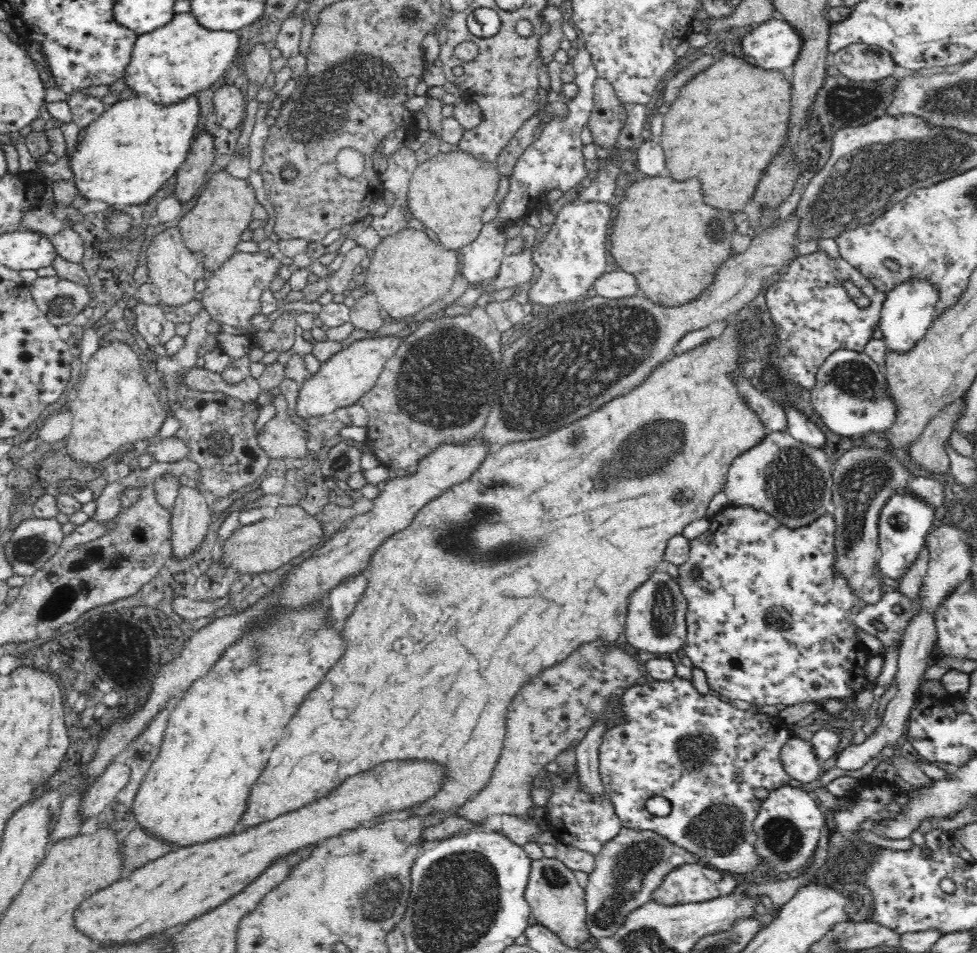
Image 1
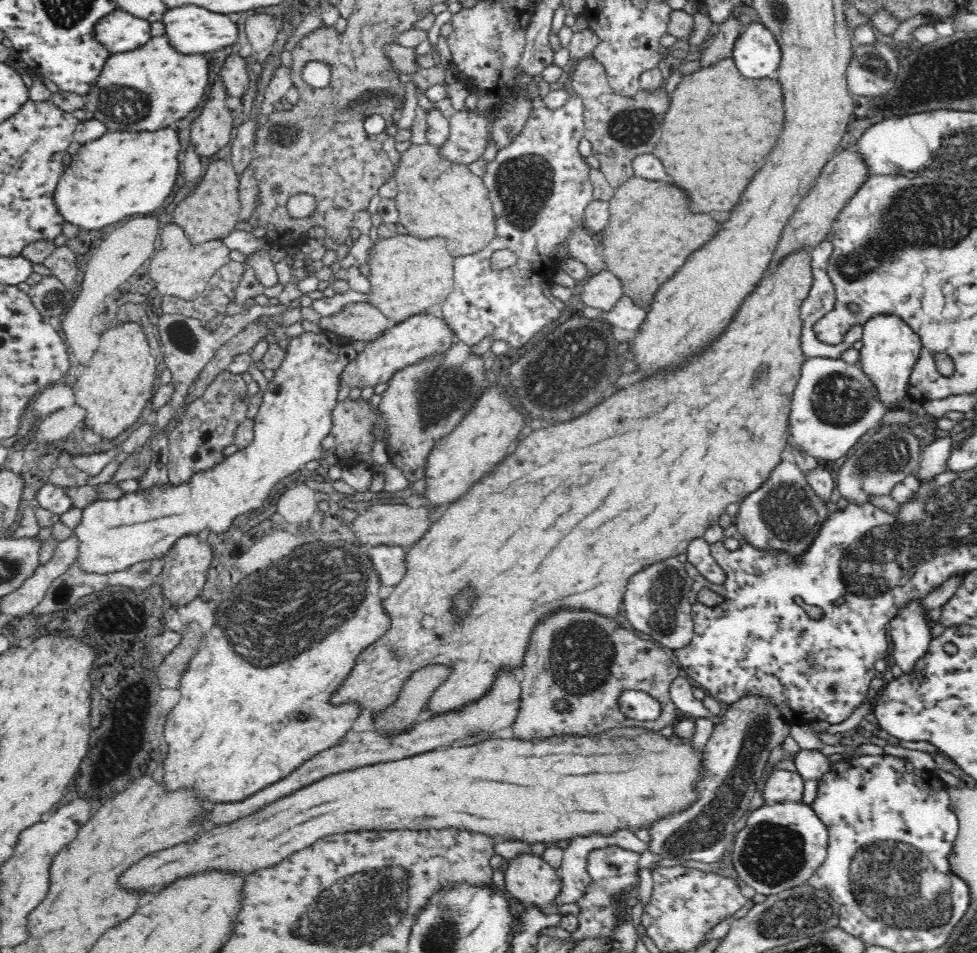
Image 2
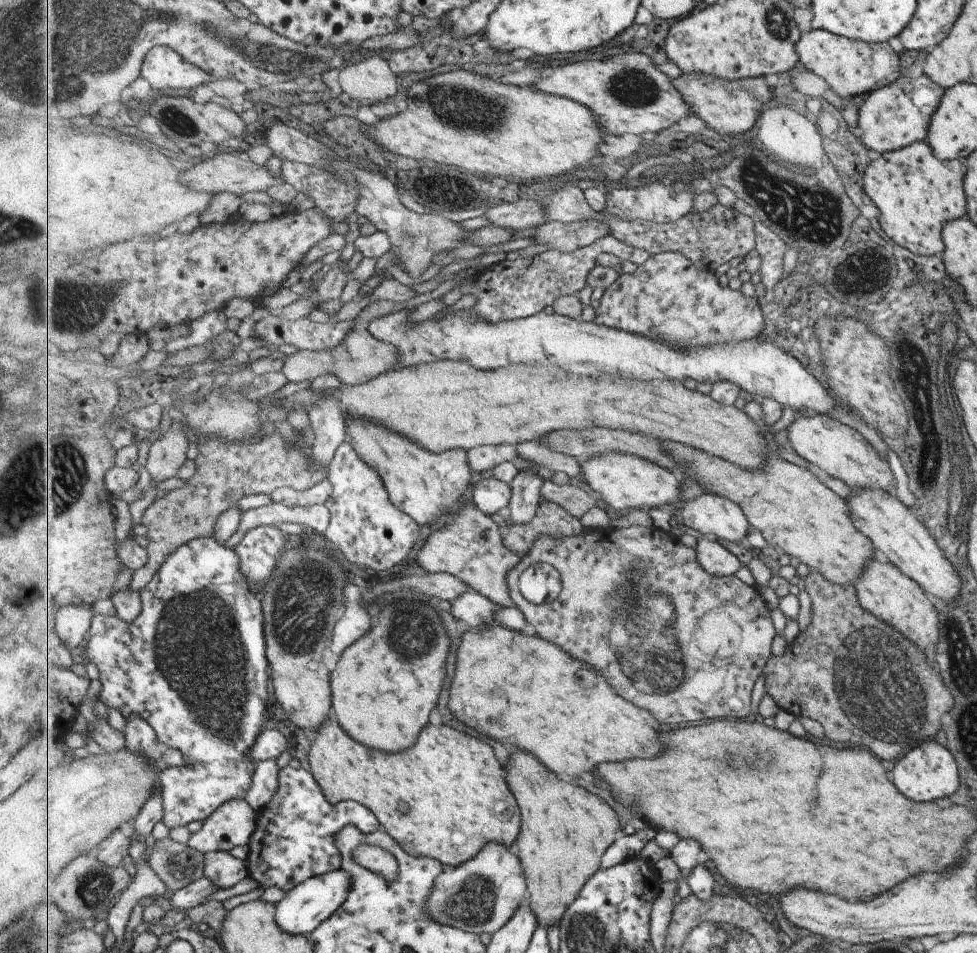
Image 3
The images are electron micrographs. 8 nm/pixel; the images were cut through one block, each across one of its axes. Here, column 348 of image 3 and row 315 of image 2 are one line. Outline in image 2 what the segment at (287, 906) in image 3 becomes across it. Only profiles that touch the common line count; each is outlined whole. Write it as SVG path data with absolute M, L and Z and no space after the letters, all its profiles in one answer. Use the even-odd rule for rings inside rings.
M878 313L863 324L863 342L860 348L862 369L872 377L882 401L893 407L909 391L909 378L922 350L922 339L902 317L896 313Z

